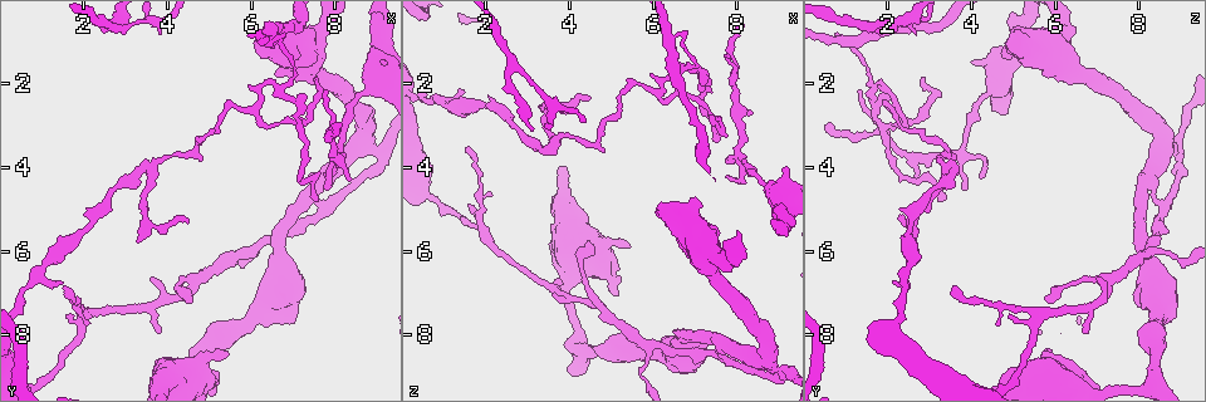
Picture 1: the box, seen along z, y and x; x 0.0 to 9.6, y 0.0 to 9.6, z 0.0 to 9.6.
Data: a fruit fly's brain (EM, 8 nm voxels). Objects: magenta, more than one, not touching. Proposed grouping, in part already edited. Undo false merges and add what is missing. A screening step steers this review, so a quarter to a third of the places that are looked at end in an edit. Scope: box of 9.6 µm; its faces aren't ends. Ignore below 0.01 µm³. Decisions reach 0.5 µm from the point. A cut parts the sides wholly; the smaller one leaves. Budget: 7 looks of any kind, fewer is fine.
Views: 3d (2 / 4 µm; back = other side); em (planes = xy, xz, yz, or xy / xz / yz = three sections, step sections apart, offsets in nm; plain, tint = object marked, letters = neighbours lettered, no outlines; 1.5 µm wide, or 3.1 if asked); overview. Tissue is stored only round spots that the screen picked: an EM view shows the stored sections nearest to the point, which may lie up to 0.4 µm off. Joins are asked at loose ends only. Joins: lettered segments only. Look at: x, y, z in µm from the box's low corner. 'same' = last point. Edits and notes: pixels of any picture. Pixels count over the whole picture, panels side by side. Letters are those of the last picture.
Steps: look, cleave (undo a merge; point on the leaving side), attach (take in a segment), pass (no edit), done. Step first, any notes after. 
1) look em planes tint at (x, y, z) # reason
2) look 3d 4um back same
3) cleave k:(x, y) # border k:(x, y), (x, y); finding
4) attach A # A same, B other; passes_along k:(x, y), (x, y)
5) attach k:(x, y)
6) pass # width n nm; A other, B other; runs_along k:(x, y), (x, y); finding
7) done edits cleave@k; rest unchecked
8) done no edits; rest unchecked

look em xy step 4 tint at (9.15, 3.85, 8.95) # abrupt turn

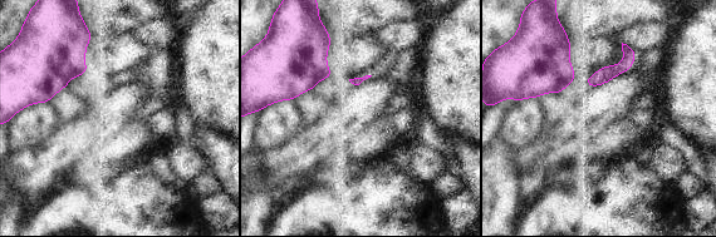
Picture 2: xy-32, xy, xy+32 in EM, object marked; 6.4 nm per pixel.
look em planes letters same

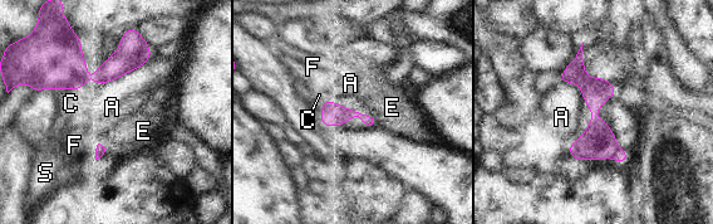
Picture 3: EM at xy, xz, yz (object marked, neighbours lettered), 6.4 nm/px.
pass # longest_contact A 440 nm; A other, C other, E other, F other, S other; one neuron here

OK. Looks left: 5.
look em planes letters at (4.45, 5.30, 2.45) # free end

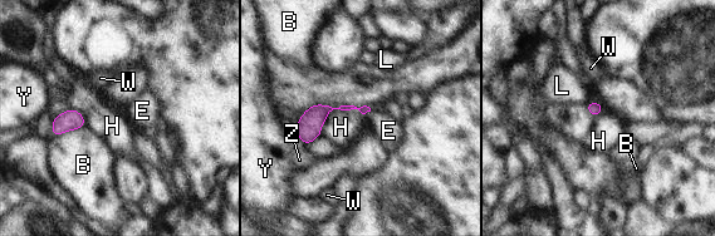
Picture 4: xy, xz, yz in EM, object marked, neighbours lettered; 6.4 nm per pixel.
attach E # B other, E same, H other, L other, W other, Y other, Z other; passes_along 4:(363, 109), (367, 111), (388, 131); it goes on there

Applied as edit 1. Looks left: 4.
look overview # redraw

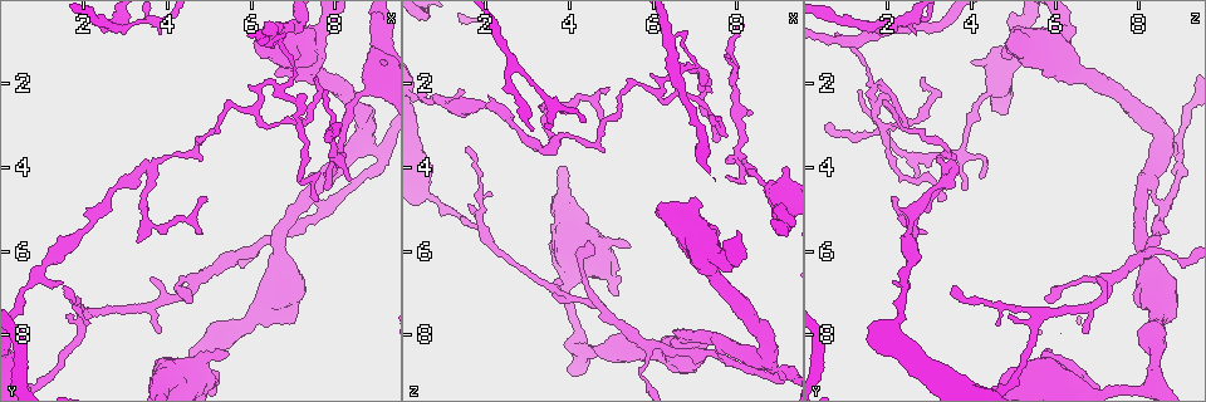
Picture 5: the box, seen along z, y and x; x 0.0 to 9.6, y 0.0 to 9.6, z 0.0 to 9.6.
look em planes letters at (7.25, 2.20, 2.05) # thin end

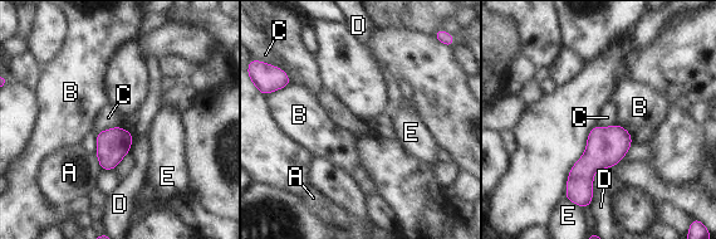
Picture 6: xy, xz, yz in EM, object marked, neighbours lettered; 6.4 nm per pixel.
pass # width 190 nm; A other, B other, C other, D other, E other; border 6:(617, 123), (626, 130); none of them fits

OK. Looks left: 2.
done edits attach@4; rest unchecked

